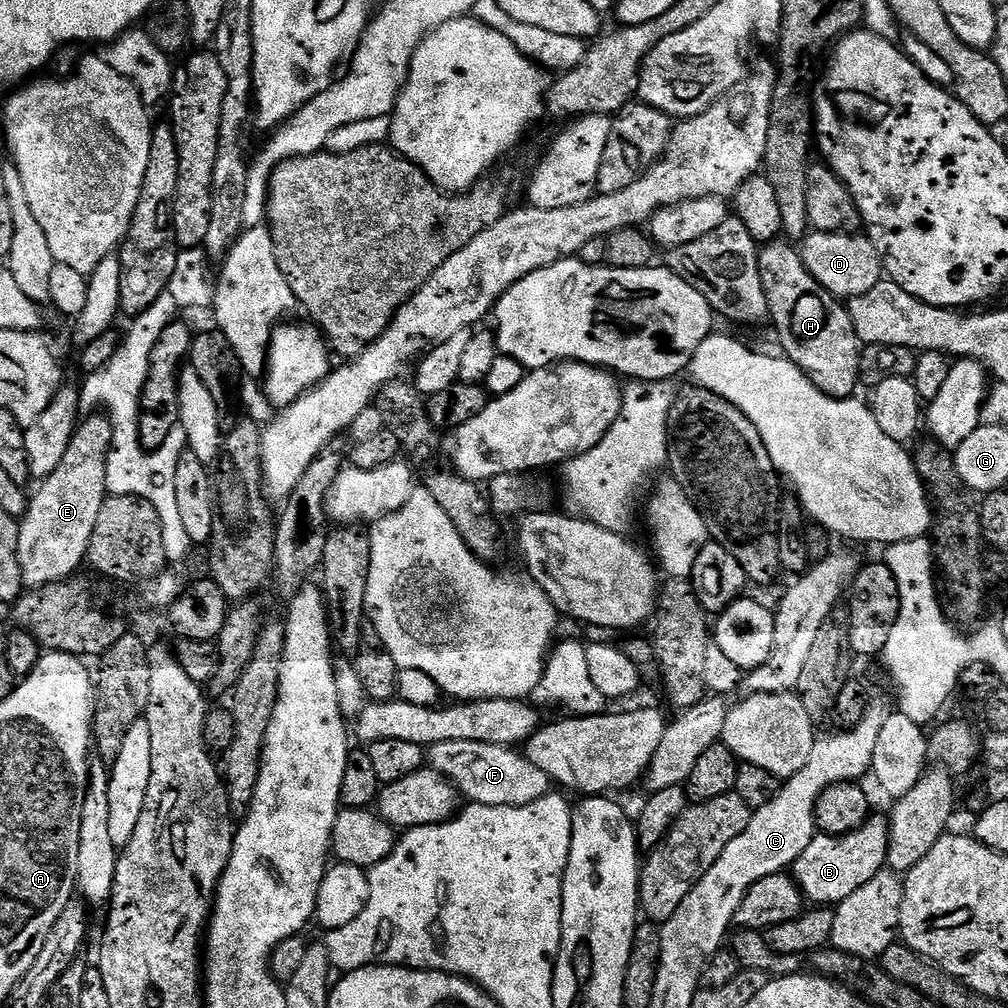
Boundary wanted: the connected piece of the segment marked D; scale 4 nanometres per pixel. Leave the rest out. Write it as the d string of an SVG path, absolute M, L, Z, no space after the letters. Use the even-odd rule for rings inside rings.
M812 230L799 241L798 251L808 273L830 295L841 301L847 302L854 296L861 296L874 290L874 286L878 286L882 279L880 255L867 235Z

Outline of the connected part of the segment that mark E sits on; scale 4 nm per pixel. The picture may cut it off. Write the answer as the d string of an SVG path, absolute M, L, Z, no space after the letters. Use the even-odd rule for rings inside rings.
M87 416L77 425L70 446L58 468L39 481L40 489L31 493L28 512L20 520L18 534L18 562L22 562L22 578L29 589L39 590L47 584L57 584L60 580L75 577L80 563L85 563L90 534L94 534L94 522L98 522L98 513L102 511L110 490L106 486L106 462L108 450L113 438L112 421L109 417Z

